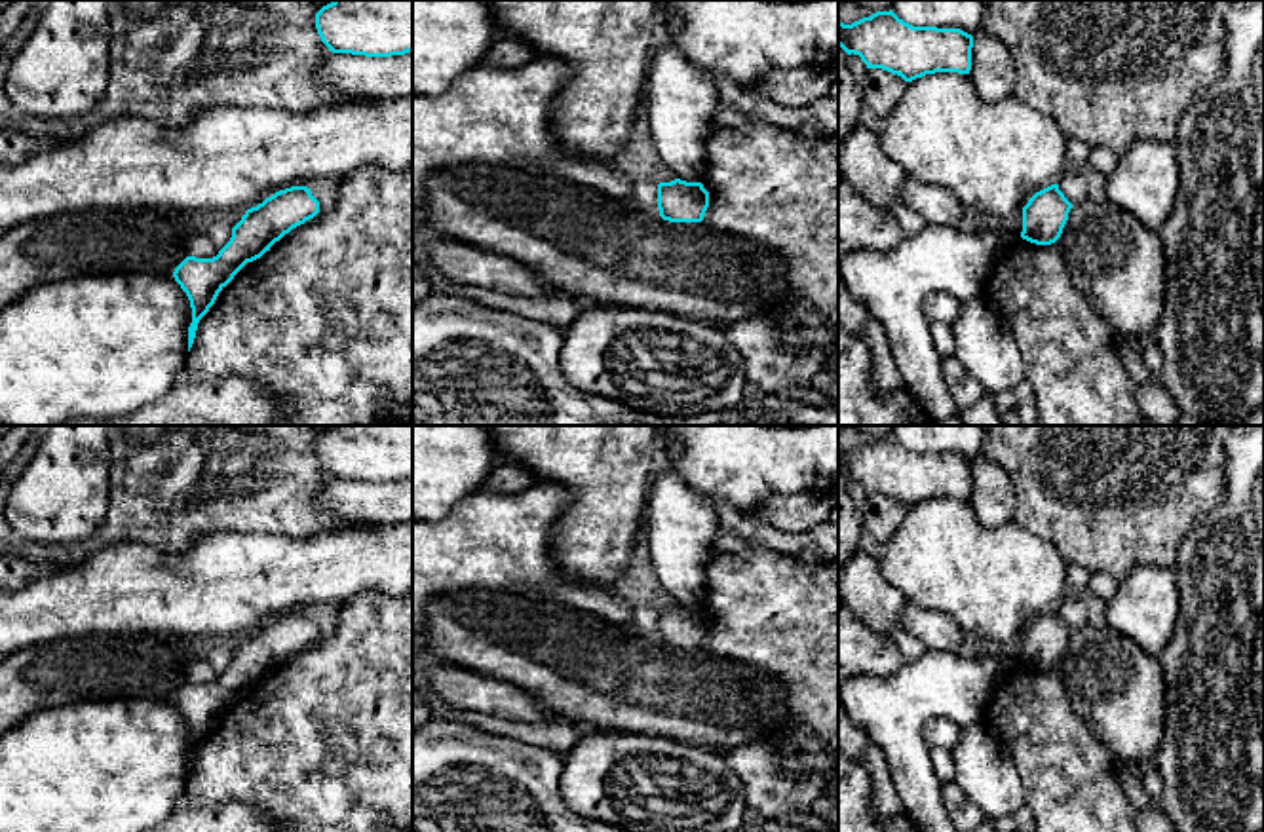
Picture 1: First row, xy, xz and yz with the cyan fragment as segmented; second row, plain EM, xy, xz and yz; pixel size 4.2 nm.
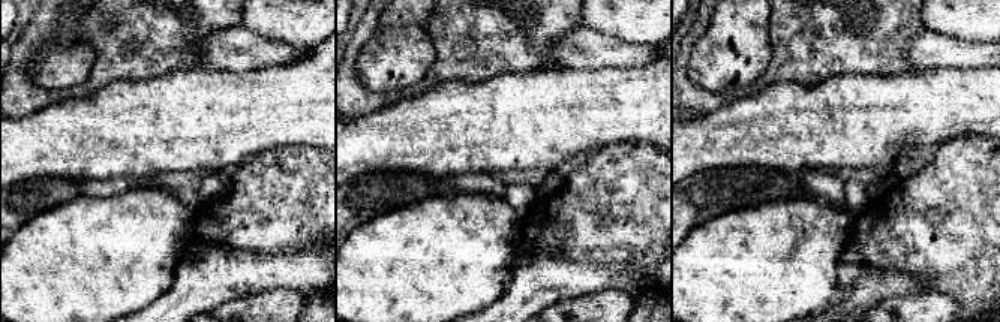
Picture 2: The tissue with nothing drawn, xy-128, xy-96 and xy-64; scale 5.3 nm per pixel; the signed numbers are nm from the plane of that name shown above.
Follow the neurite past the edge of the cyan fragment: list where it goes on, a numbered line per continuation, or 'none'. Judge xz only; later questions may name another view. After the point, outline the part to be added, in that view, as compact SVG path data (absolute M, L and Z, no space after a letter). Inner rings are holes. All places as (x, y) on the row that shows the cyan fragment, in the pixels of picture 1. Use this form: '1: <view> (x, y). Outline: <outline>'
none

